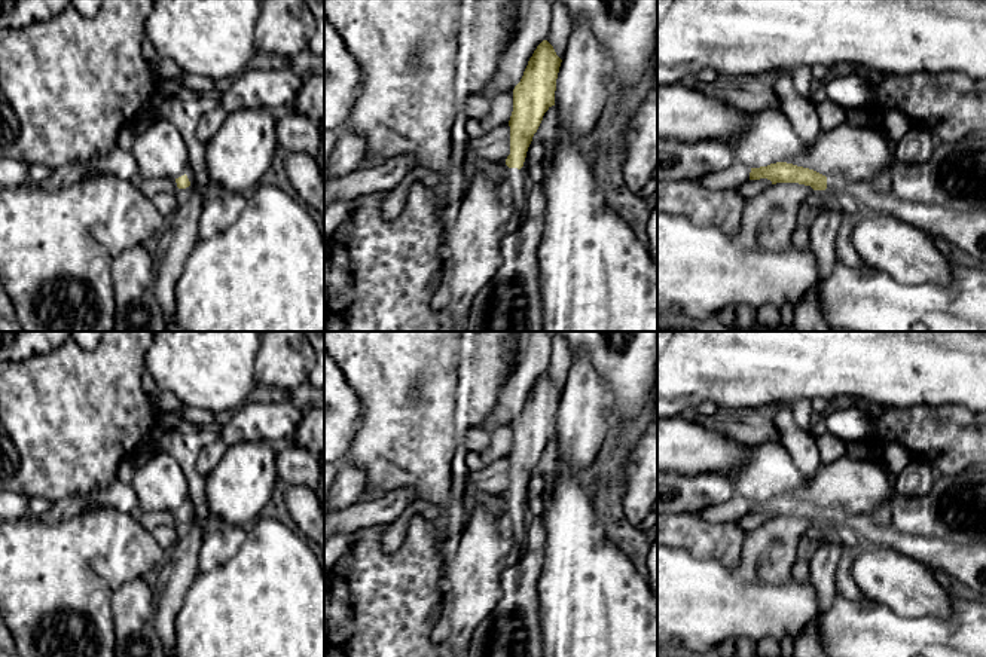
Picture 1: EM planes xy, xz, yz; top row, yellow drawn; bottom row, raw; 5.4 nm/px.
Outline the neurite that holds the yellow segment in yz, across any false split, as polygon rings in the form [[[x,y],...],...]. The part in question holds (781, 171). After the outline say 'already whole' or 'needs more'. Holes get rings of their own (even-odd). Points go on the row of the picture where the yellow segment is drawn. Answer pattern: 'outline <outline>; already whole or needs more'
outline [[[787,162],[751,168],[750,180],[799,183],[813,190],[840,189],[852,196],[863,211],[892,216],[935,238],[947,250],[986,266],[986,211],[961,213],[950,208],[904,201],[892,190],[882,195],[874,183],[825,175]]]; needs more

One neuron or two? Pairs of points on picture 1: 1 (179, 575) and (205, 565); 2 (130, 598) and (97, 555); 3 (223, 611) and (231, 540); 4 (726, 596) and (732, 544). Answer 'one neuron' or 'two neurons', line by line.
1: two neurons
2: two neurons
3: two neurons
4: two neurons

